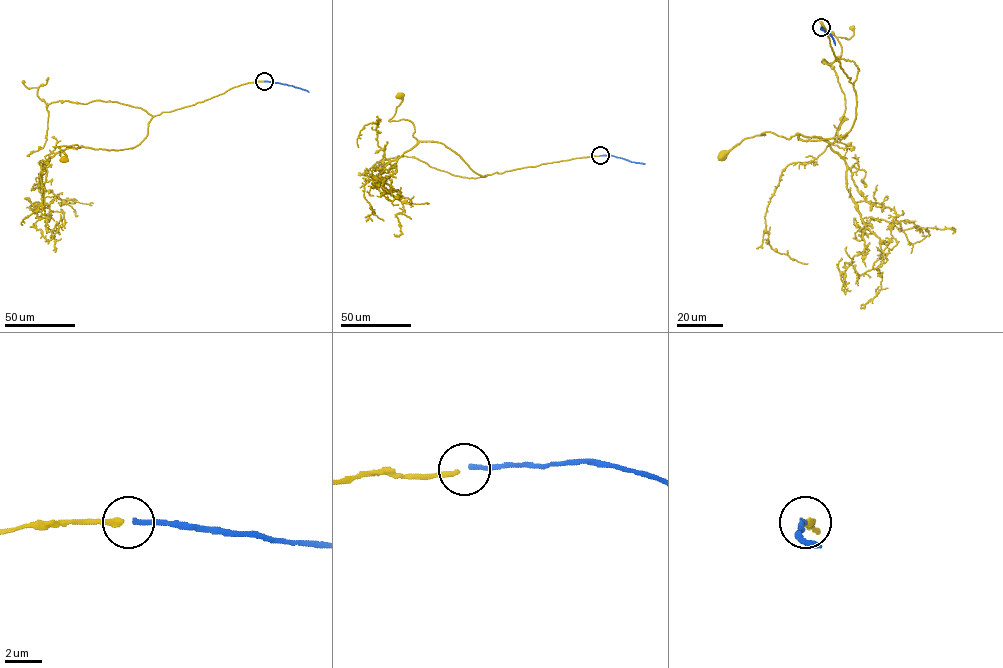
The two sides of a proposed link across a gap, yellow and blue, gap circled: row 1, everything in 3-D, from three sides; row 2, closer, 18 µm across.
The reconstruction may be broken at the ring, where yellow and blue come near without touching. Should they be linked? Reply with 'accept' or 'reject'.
reject

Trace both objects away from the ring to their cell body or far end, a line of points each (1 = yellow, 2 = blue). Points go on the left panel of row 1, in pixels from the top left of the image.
1: (263, 81), (242, 84), (154, 116), (147, 135), (133, 147), (53, 146), (66, 155), (63, 159)
2: (264, 81), (309, 92)

